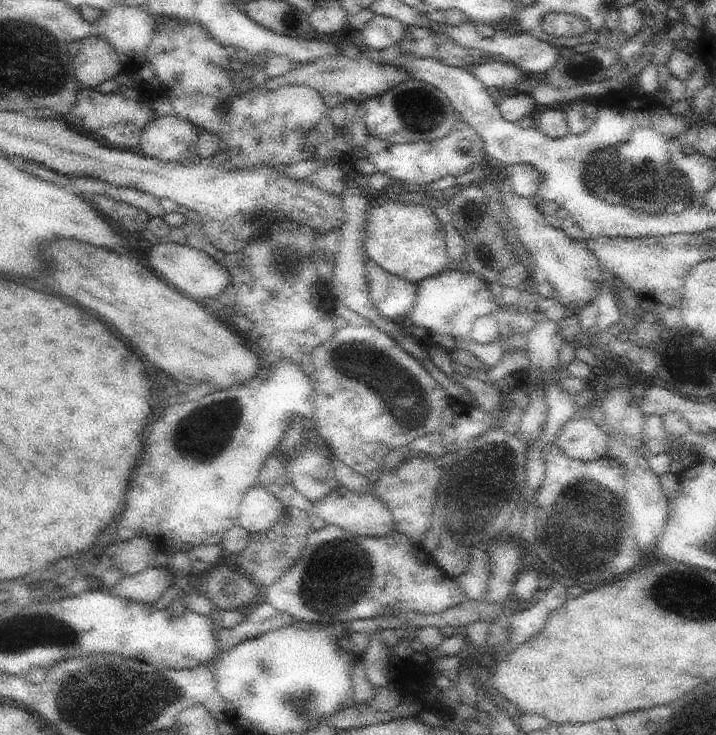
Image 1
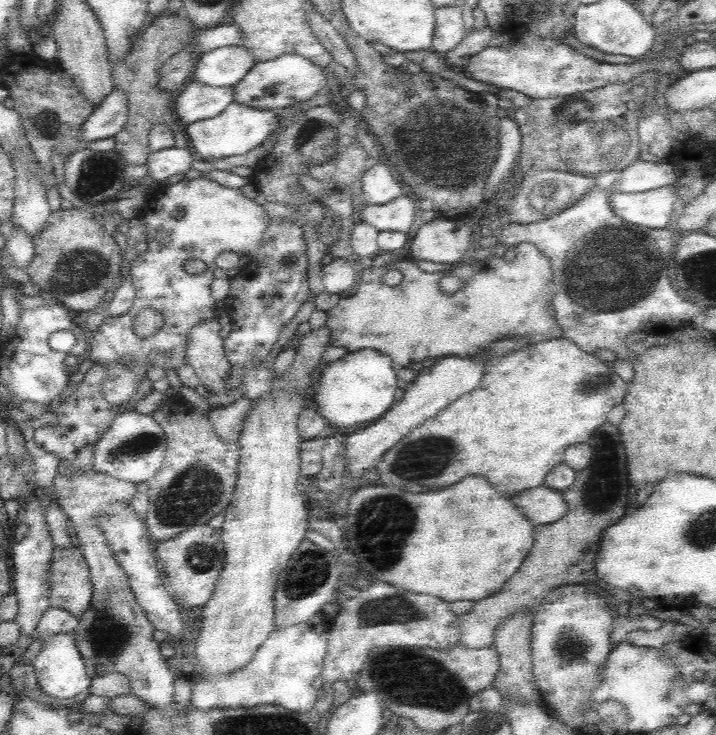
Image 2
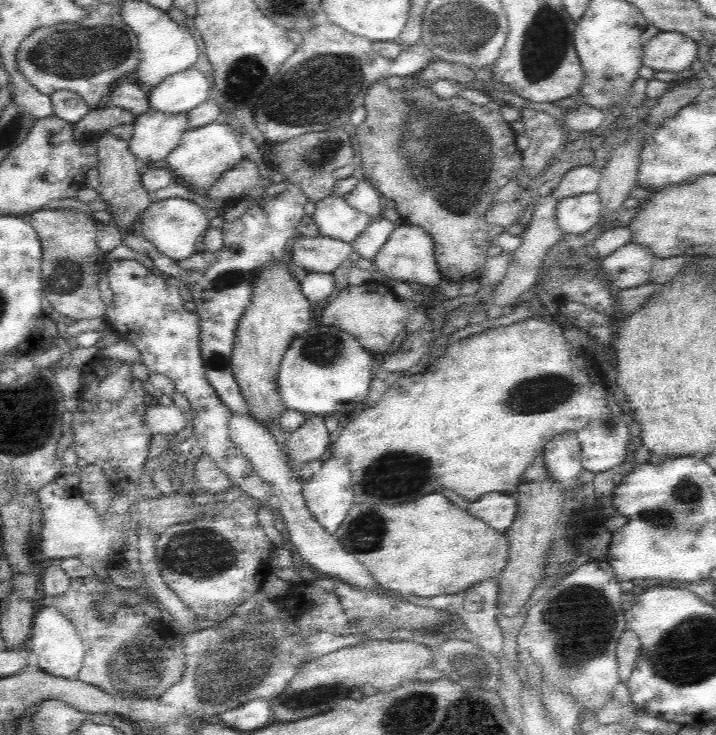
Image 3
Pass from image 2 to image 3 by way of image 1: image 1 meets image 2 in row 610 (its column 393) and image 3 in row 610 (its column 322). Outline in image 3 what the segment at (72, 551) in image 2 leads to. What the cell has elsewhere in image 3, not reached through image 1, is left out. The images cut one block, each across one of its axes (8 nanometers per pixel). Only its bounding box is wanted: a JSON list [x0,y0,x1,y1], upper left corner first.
[48,574,186,698]

